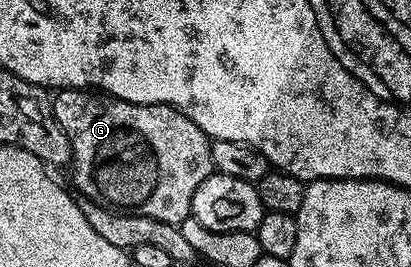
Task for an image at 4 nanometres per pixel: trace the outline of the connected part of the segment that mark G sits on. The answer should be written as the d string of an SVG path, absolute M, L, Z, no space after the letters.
M58 89L51 100L55 119L71 143L72 188L78 194L81 192L84 200L104 203L122 213L147 215L147 219L159 219L159 223L178 227L191 216L191 199L195 199L199 183L215 170L210 137L194 121L187 119L187 115L170 105L131 103L89 89Z

